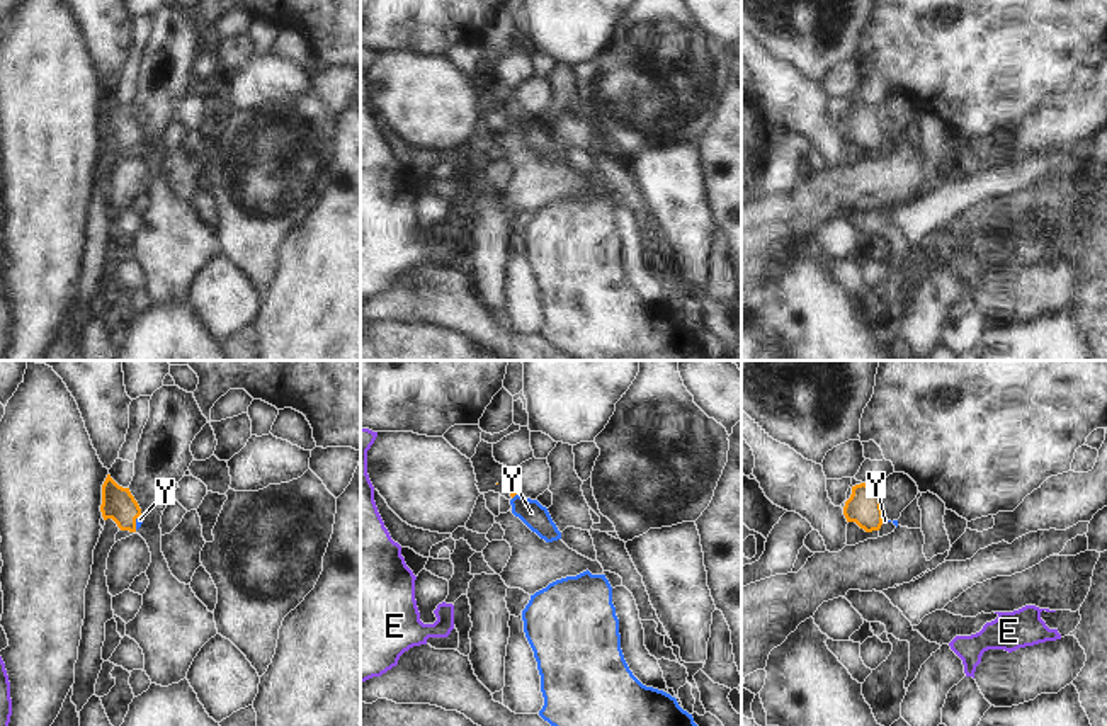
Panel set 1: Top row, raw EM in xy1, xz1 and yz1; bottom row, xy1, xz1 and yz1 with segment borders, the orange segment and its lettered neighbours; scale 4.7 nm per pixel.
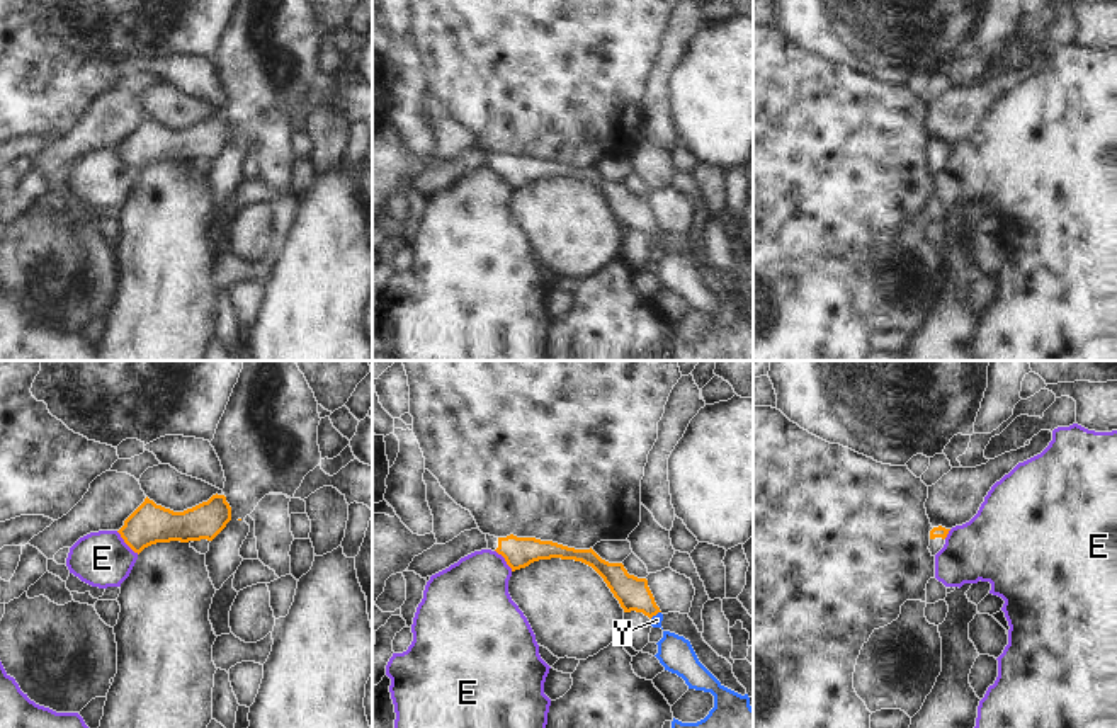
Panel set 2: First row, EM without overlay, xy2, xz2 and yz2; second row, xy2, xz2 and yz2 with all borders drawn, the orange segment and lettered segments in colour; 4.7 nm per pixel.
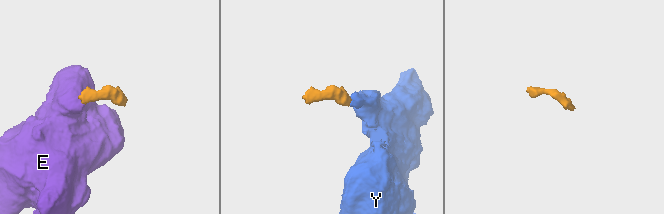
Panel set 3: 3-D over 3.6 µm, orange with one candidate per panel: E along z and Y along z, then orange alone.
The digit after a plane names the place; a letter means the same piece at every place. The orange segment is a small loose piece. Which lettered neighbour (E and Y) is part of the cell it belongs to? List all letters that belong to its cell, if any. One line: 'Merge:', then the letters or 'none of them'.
Merge: Y

